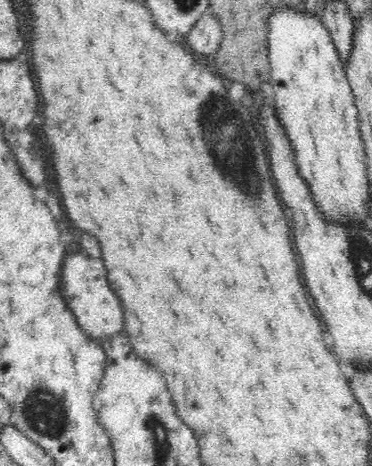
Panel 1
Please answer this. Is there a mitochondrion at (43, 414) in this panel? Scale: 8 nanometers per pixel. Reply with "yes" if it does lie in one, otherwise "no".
yes

